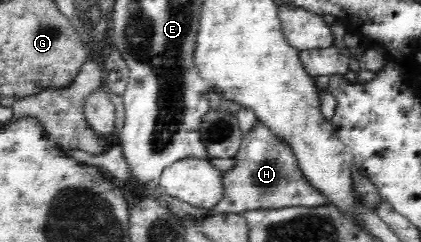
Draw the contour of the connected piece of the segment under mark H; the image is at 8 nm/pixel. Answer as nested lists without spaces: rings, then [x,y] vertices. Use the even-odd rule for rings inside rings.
[[[257,122],[253,130],[242,137],[242,145],[234,157],[235,166],[231,171],[223,174],[223,185],[225,185],[224,196],[218,201],[214,208],[214,214],[241,214],[242,212],[253,212],[254,210],[281,210],[289,207],[320,207],[328,205],[328,199],[321,192],[316,191],[302,175],[300,167],[292,147],[283,140],[277,138],[269,127]]]

